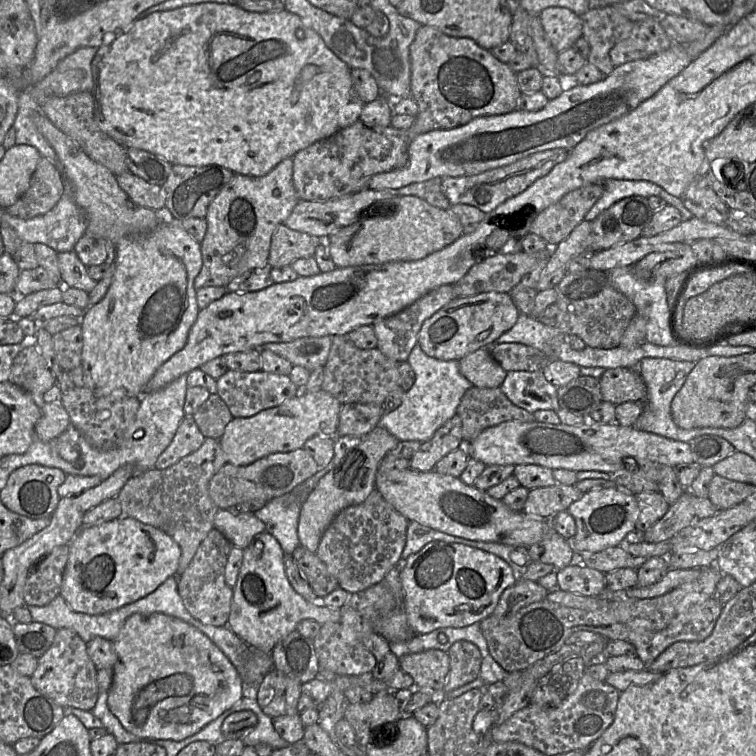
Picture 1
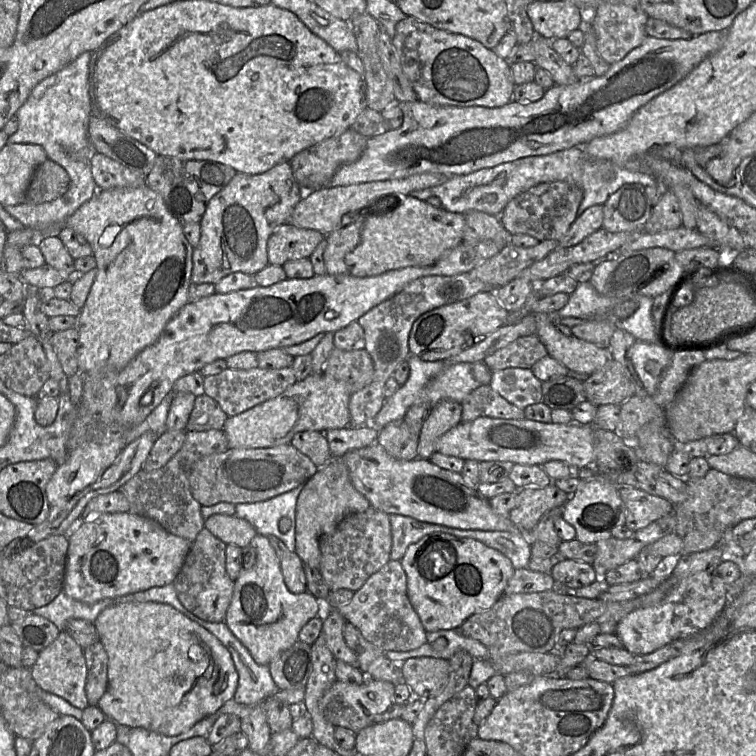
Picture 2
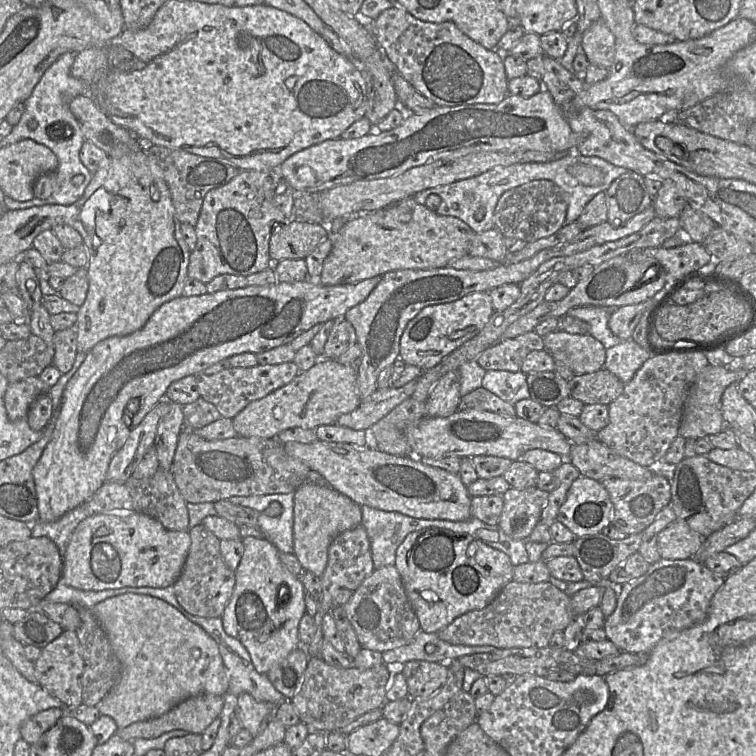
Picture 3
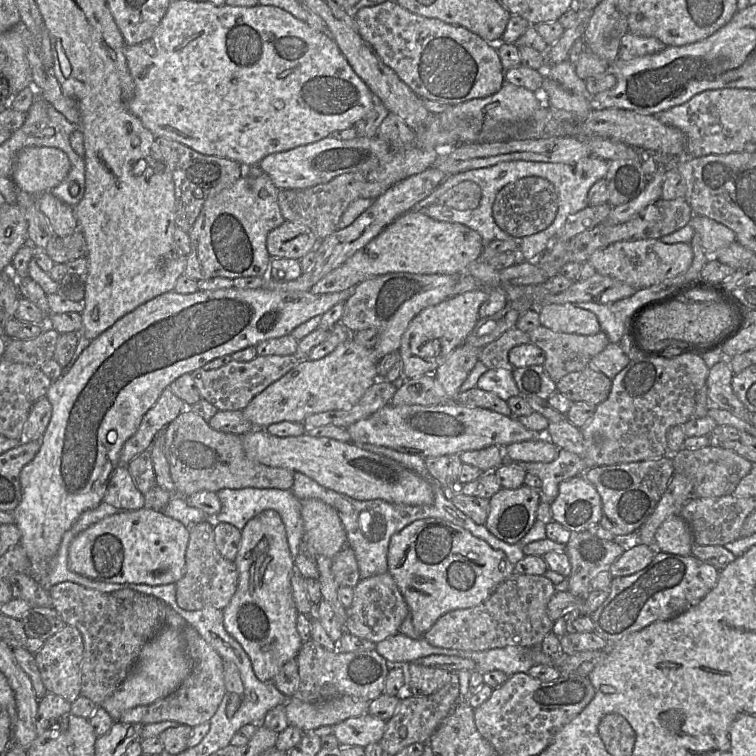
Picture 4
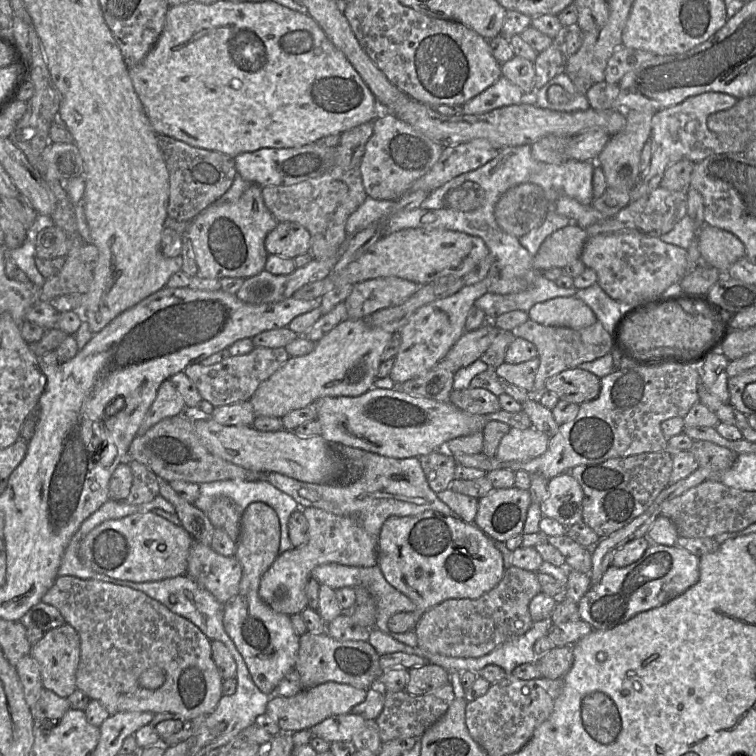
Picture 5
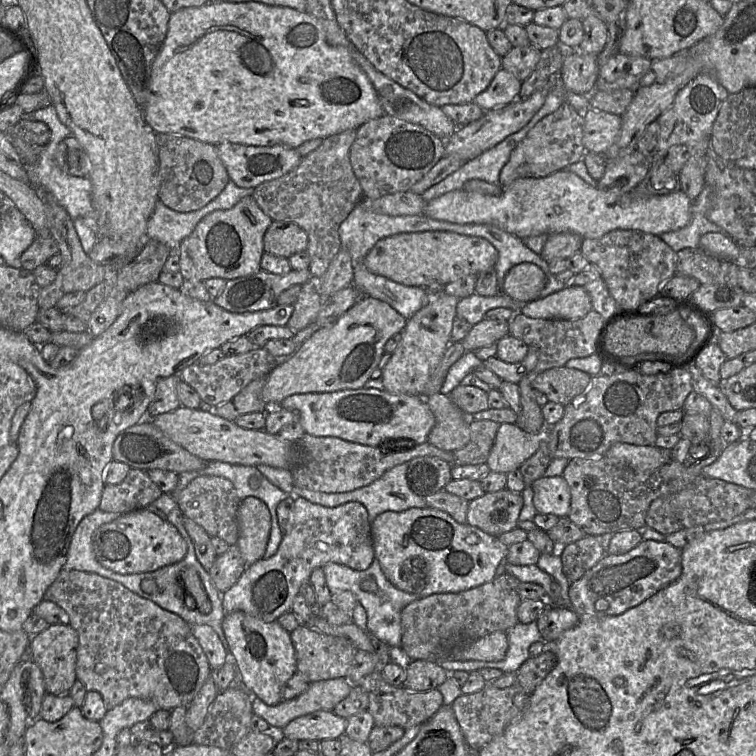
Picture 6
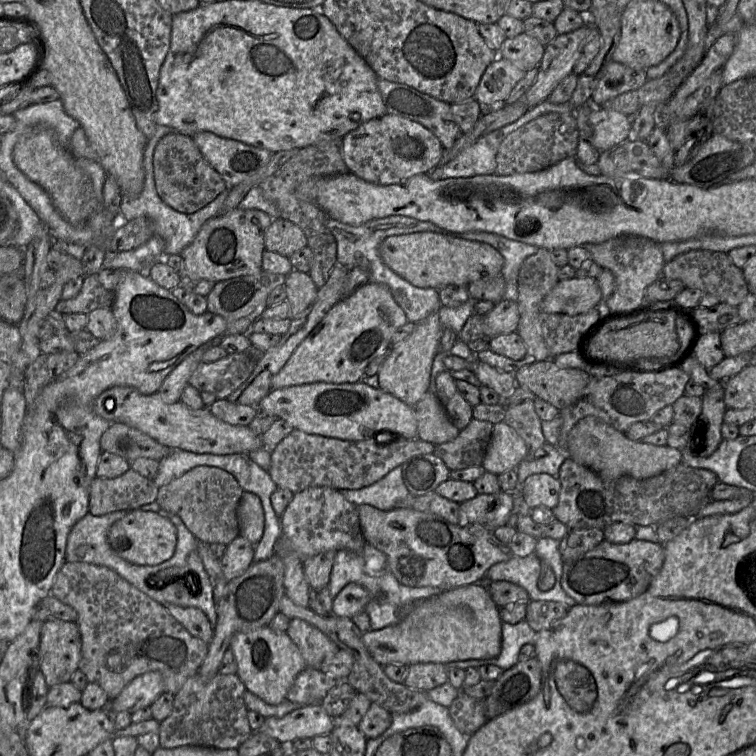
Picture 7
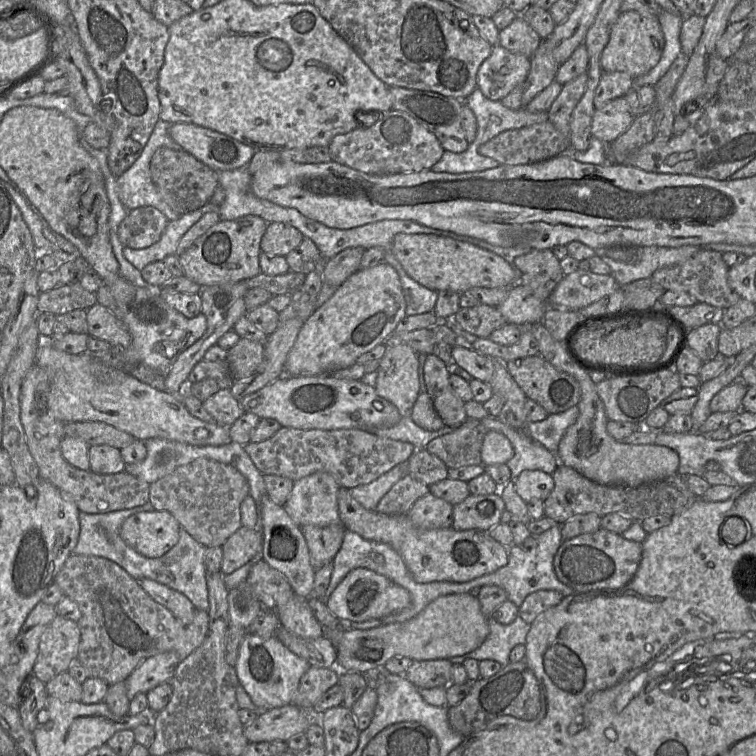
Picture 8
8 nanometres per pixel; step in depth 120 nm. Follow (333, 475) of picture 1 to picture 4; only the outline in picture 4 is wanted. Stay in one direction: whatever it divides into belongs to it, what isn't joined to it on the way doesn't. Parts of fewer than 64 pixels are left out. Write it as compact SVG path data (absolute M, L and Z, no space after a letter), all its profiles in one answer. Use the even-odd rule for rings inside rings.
M321 500L301 501L304 534L300 552L314 559L319 555L333 559L348 545L346 531L337 511Z

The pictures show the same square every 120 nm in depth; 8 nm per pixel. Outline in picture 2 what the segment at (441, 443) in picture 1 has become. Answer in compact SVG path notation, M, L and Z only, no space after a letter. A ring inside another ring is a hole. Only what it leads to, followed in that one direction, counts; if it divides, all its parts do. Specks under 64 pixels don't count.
M452 400L440 401L429 410L429 413L423 422L422 428L418 437L417 455L418 458L423 460L429 460L435 450L436 441L447 431L455 427L461 422L461 404Z

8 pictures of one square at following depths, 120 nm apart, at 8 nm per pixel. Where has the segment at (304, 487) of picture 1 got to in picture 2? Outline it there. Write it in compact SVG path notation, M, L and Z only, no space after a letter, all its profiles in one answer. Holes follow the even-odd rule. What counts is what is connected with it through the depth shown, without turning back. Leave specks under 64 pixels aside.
M299 485L269 500L235 504L235 515L247 520L259 535L276 536L289 551L295 552L295 512L297 499L303 486ZM282 518L288 518L291 522L290 529L286 532L281 532L279 529Z

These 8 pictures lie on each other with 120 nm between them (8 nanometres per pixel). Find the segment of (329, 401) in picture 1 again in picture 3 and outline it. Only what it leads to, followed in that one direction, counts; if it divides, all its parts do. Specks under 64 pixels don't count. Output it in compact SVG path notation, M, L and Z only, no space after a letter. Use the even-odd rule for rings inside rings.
M320 358L309 370L300 371L287 385L264 398L251 402L232 418L232 423L238 435L236 437L272 439L277 438L280 432L294 427L315 430L322 425L335 424L339 416L353 411L361 402L357 388L356 370L339 363L337 359Z

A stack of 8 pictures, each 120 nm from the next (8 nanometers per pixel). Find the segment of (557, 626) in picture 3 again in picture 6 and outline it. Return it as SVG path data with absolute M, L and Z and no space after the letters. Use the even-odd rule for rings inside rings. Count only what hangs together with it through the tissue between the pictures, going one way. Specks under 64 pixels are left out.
M505 572L487 583L462 592L436 593L411 602L401 611L401 648L406 658L434 660L439 658L444 642L453 637L471 642L495 631L507 632L519 622L519 584L520 580Z

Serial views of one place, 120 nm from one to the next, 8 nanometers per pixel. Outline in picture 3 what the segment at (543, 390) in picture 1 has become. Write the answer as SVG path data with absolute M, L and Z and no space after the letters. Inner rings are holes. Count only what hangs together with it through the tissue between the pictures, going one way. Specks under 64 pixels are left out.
M486 371L481 387L514 405L520 400L529 398L526 375L521 371Z

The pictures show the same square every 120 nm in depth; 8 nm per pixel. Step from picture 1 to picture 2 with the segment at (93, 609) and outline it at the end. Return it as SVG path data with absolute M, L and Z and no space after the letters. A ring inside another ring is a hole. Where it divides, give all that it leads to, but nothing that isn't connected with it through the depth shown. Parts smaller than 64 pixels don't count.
M130 511L83 518L66 536L69 545L63 590L88 604L174 583L192 546L157 522Z

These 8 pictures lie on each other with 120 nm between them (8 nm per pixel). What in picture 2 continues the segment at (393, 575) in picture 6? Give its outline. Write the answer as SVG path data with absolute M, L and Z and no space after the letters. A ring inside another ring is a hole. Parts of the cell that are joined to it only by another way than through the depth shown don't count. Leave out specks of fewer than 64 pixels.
M446 533L427 535L409 545L400 563L406 574L409 600L427 632L458 629L471 615L491 608L505 593L515 571L511 561L499 551L477 540Z

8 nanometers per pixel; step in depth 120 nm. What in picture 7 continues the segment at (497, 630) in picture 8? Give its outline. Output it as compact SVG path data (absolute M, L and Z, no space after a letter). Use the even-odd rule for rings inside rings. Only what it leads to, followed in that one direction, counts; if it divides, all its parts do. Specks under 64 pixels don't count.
M525 619L516 624L502 622L501 652L497 657L452 661L444 665L448 669L461 668L465 670L469 667L478 668L482 665L492 664L500 667L503 671L508 670L518 663L518 655L521 647L527 643L534 644L536 634L537 632L529 626Z

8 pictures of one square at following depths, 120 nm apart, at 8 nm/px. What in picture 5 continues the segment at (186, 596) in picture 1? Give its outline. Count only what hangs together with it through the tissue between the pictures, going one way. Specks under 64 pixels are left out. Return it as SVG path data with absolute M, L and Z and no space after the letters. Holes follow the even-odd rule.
M194 541L186 575L225 605L238 593L242 567L235 555L222 556L211 546Z

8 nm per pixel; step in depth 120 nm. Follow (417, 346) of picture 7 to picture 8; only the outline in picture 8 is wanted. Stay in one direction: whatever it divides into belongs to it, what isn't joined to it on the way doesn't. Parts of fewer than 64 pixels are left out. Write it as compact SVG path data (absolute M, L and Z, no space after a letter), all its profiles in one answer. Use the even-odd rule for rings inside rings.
M408 345L386 346L386 352L379 360L378 377L374 388L380 397L394 404L402 415L409 414L420 393L419 355Z

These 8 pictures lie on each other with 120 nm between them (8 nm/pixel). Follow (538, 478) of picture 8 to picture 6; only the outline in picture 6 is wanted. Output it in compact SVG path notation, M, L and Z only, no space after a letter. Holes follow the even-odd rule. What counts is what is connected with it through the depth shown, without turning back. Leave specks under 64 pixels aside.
M562 476L541 477L531 485L533 504L540 514L554 514L566 518L570 511L569 485Z

